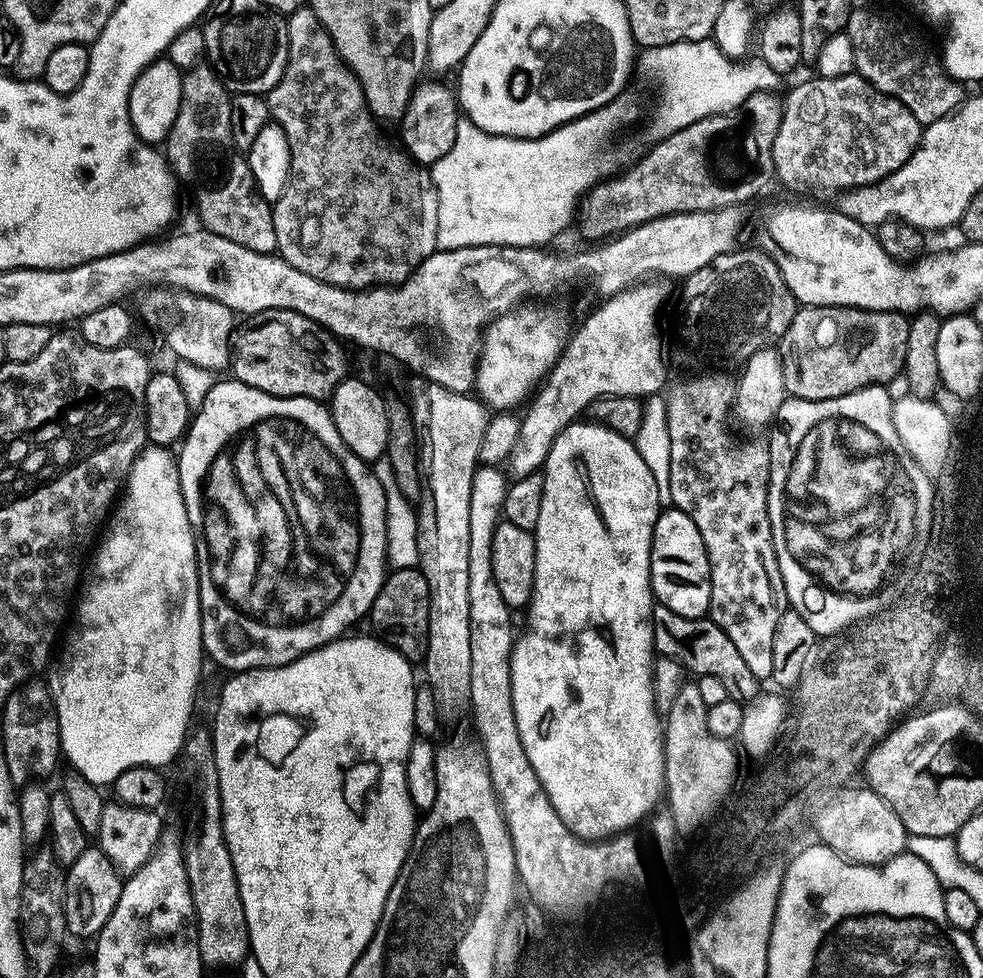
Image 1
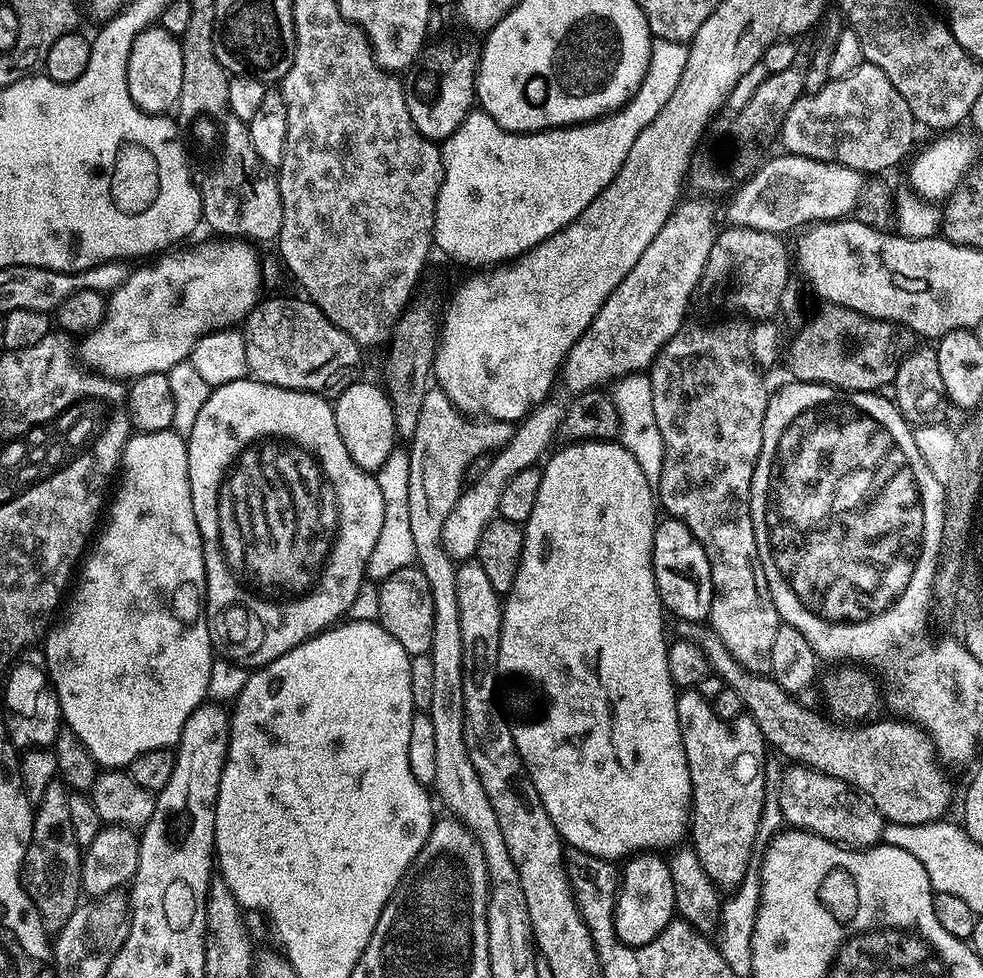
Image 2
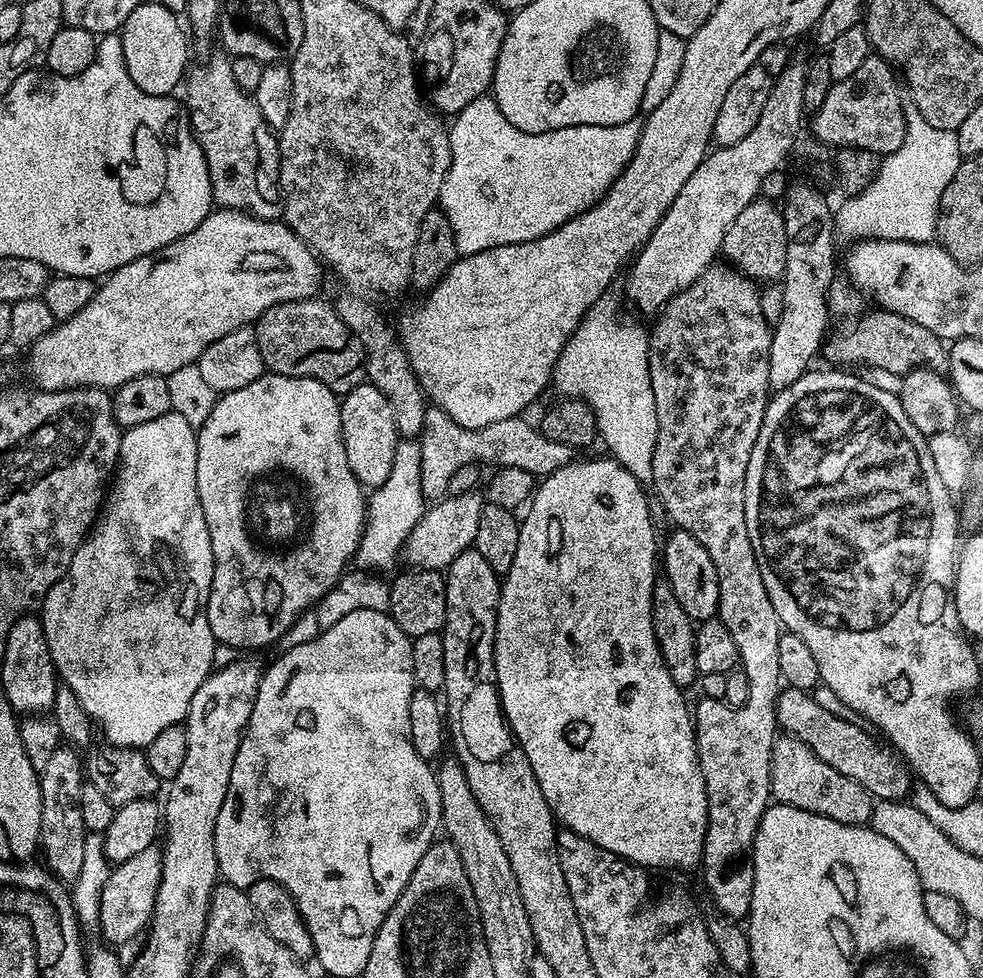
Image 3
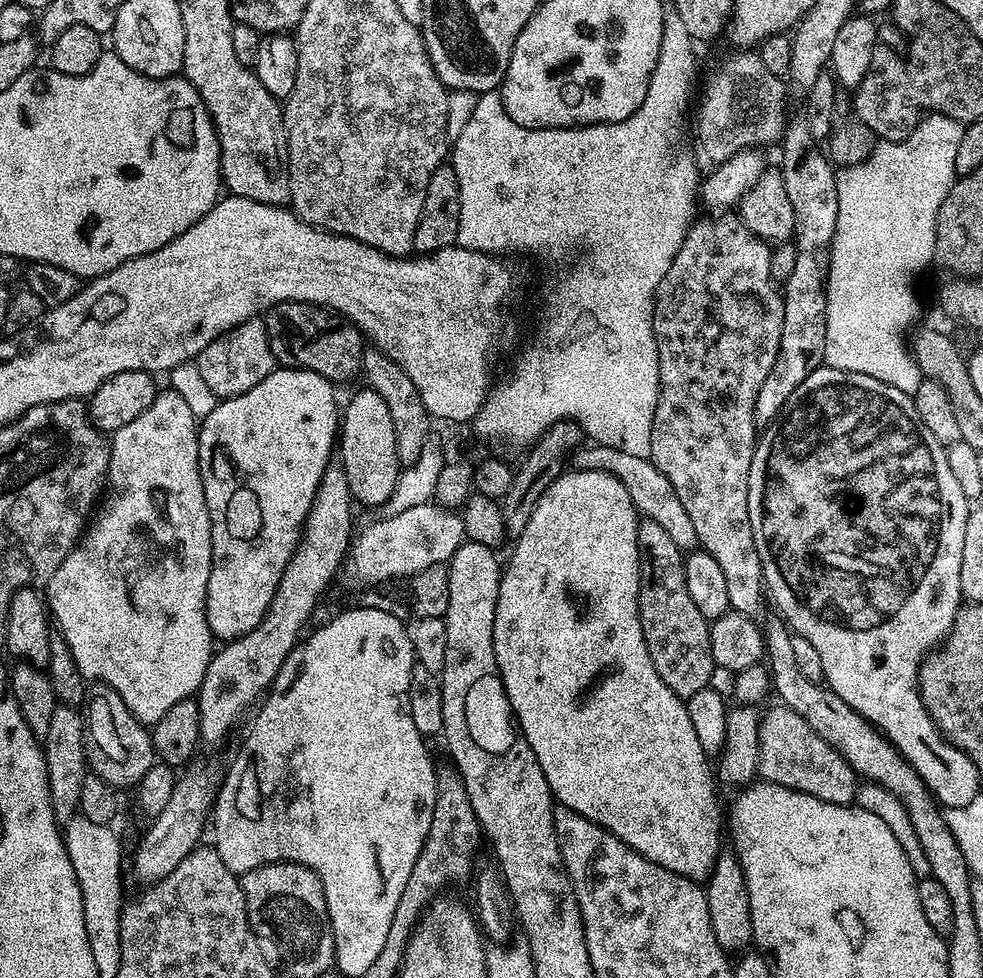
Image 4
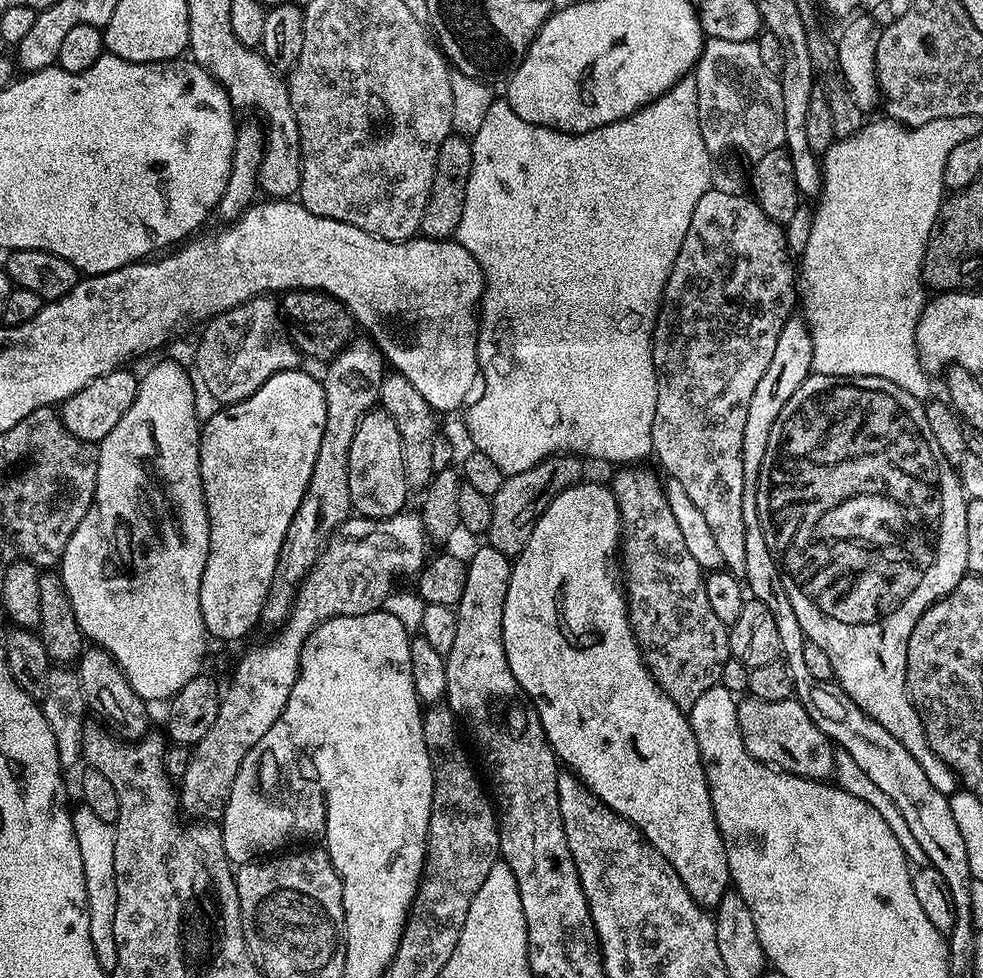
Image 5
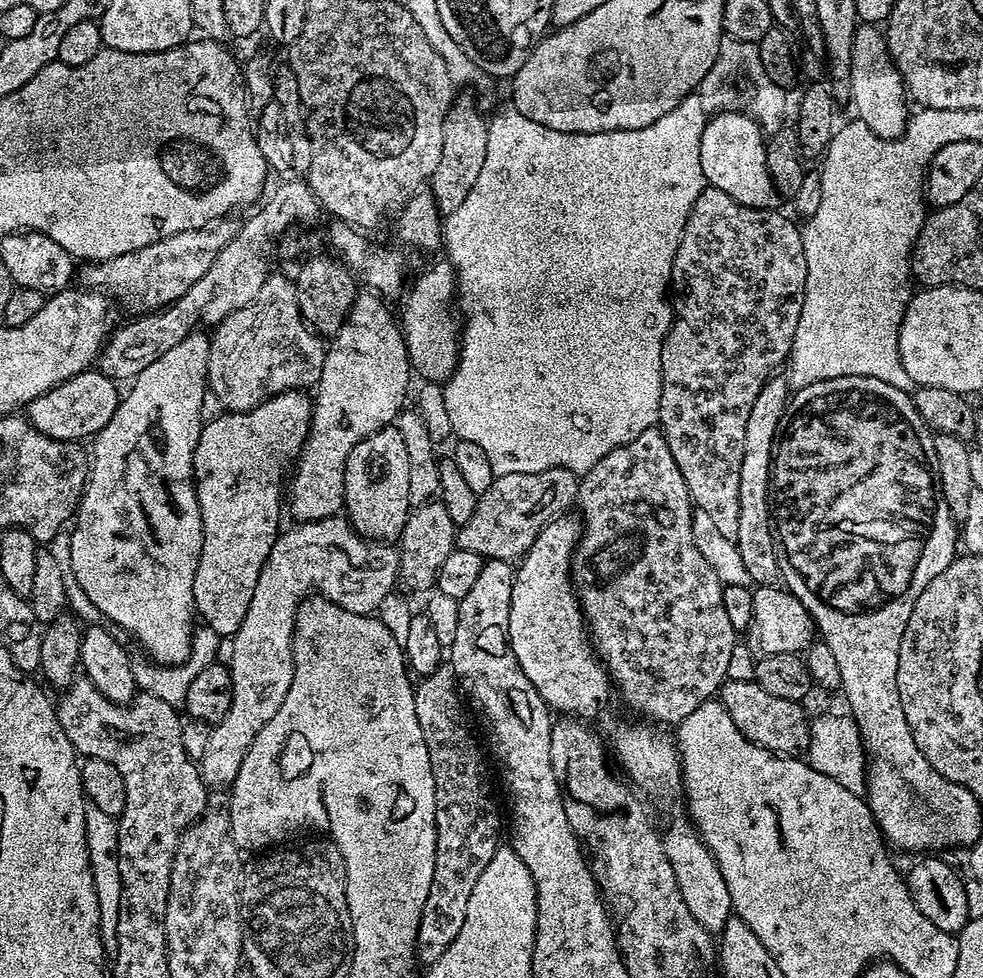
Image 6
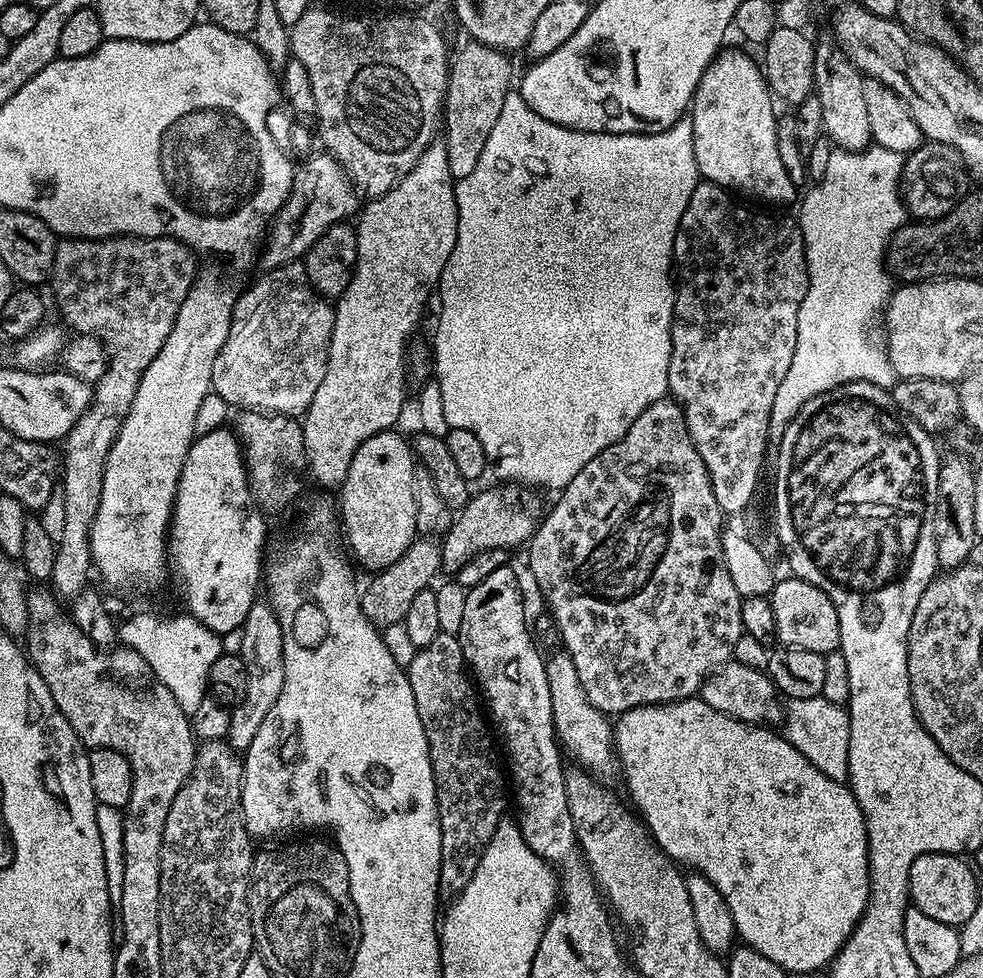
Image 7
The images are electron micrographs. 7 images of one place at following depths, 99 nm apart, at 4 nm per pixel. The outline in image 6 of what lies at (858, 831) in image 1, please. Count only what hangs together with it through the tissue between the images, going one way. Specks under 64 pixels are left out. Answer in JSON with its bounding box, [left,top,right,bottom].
[718,680,810,754]

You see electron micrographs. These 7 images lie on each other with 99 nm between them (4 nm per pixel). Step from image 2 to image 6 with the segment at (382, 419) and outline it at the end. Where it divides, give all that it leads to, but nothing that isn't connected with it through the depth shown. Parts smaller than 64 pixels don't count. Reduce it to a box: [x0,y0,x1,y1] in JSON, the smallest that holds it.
[344,426,410,542]

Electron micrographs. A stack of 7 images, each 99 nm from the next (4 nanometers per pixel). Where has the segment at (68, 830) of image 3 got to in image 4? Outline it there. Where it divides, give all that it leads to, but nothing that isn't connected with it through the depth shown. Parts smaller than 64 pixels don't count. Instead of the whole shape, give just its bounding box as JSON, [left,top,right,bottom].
[42,706,90,826]

